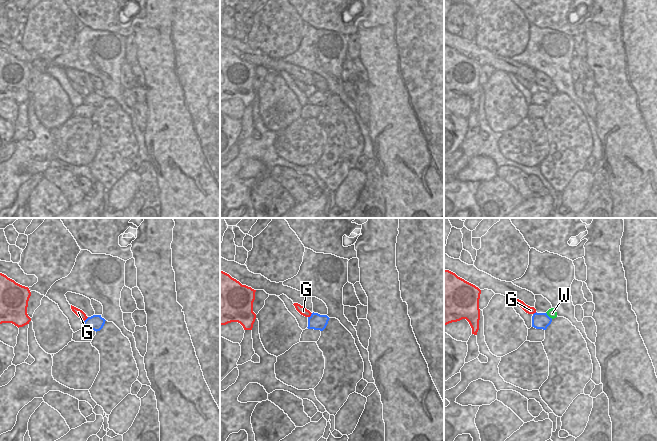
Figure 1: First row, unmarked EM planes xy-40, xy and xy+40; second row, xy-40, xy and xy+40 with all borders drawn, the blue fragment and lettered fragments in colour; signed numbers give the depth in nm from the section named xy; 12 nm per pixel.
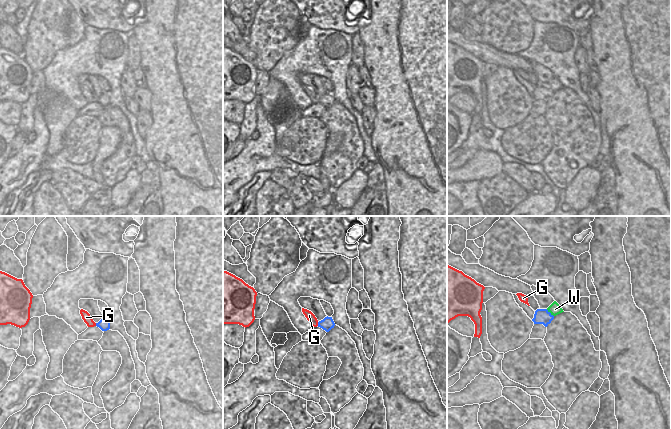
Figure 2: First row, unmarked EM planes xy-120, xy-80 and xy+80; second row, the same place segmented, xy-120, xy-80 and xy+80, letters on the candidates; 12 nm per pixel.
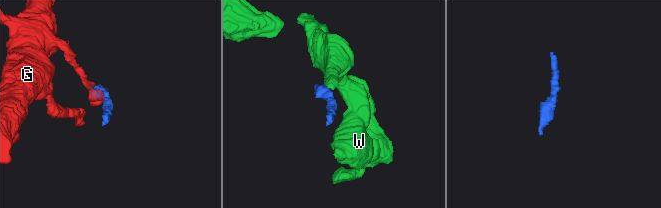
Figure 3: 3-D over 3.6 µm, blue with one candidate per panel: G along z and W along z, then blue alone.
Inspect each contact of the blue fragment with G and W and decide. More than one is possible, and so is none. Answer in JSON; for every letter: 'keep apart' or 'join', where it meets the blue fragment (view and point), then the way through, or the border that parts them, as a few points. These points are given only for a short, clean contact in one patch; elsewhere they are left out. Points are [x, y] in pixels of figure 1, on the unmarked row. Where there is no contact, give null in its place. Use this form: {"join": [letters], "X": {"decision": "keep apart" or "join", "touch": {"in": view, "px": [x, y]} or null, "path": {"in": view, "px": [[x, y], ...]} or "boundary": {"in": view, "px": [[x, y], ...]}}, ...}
{"join": [], "G": {"decision": "keep apart", "touch": {"in": "xy", "px": [311, 91]}, "boundary": {"in": "xy", "px": [[312, 89], [308, 93]]}}, "W": {"decision": "keep apart", "touch": {"in": "xy+40", "px": [548, 92]}, "boundary": {"in": "xy+40", "px": [[546, 88], [552, 94]]}}}

